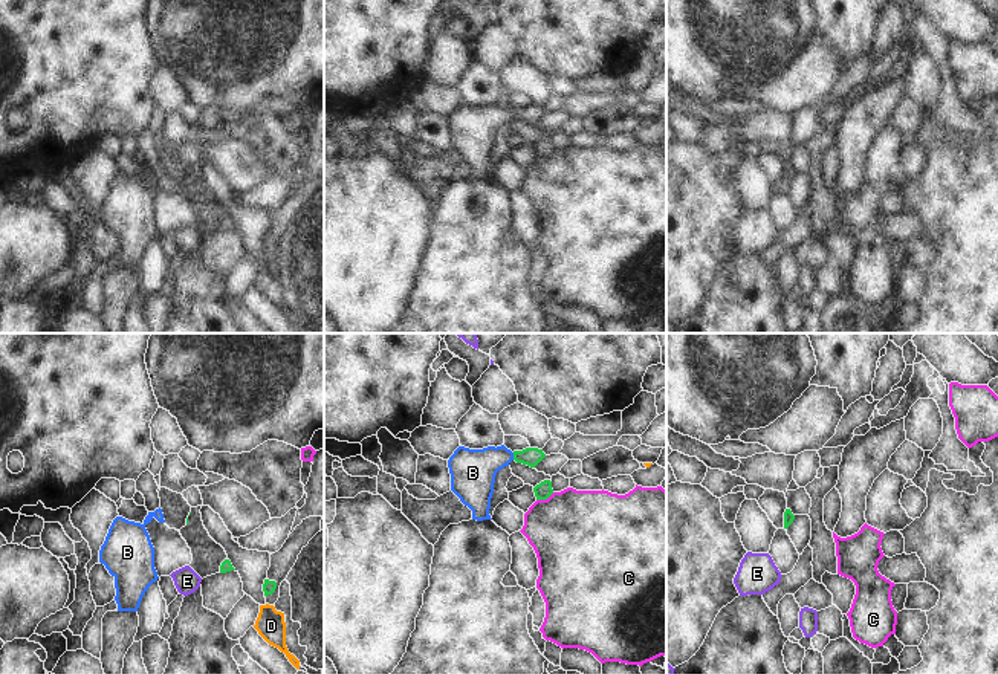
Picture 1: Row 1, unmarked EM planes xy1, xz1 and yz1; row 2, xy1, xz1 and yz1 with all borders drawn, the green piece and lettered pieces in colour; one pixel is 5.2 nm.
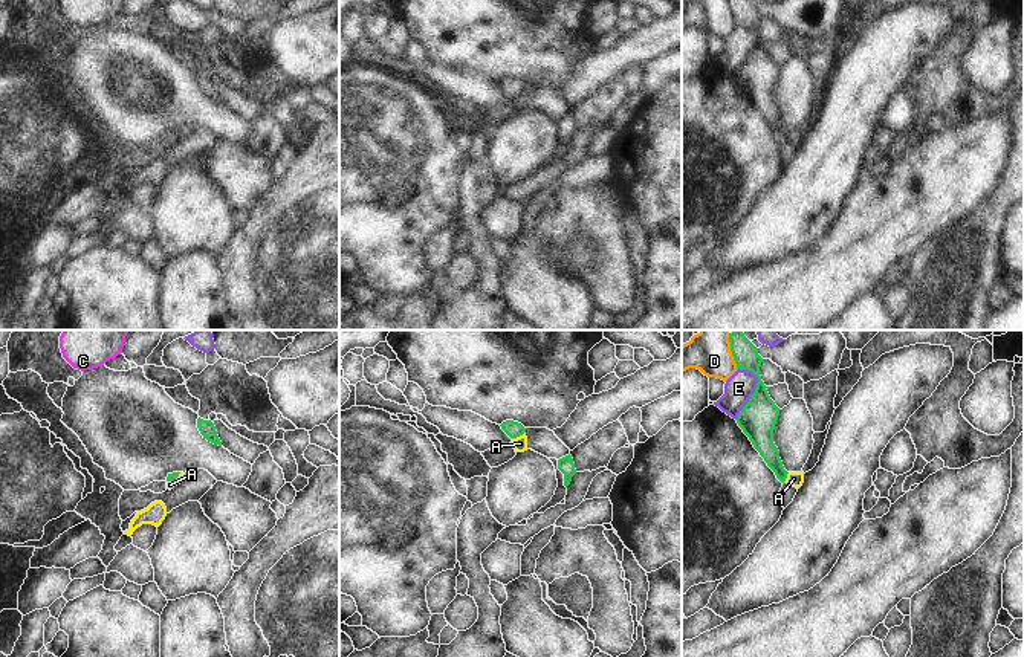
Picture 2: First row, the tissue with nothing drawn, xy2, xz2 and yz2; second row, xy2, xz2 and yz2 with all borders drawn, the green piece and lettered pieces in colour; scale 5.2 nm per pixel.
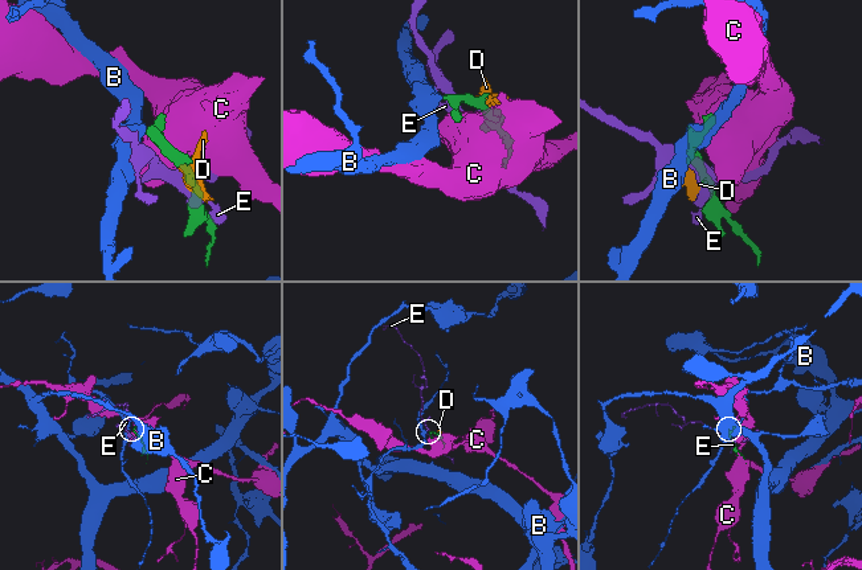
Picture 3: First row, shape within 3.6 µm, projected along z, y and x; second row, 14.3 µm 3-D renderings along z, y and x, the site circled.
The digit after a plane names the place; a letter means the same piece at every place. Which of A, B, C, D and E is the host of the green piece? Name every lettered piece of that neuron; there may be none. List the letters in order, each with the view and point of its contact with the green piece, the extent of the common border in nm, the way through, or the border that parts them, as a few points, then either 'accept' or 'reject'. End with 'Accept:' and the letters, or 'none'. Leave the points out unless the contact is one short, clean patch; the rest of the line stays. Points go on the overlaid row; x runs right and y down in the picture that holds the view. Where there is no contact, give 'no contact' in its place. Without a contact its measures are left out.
A: meets green in xz2 at (517, 436); contact 70 nm long; border along xz2 (523, 433), (512, 439); reject
B: meets green in xz1 at (514, 456); contact 40 nm long; runs through xz1 (531, 456), (514, 456), (491, 459), (473, 473); accept
C: meets green in xz1 at (544, 499); contact 100 nm long; border along xz1 (554, 492), (546, 499), (537, 500); reject
D: meets green in yz2 at (731, 350); contact 200 nm long; border along yz2 (728, 333), (731, 355), (737, 368); reject
E: meets green in yz2 at (755, 390); contact 280 nm long; border along yz2 (738, 367), (757, 378), (757, 387), (735, 419); reject
Accept: B

